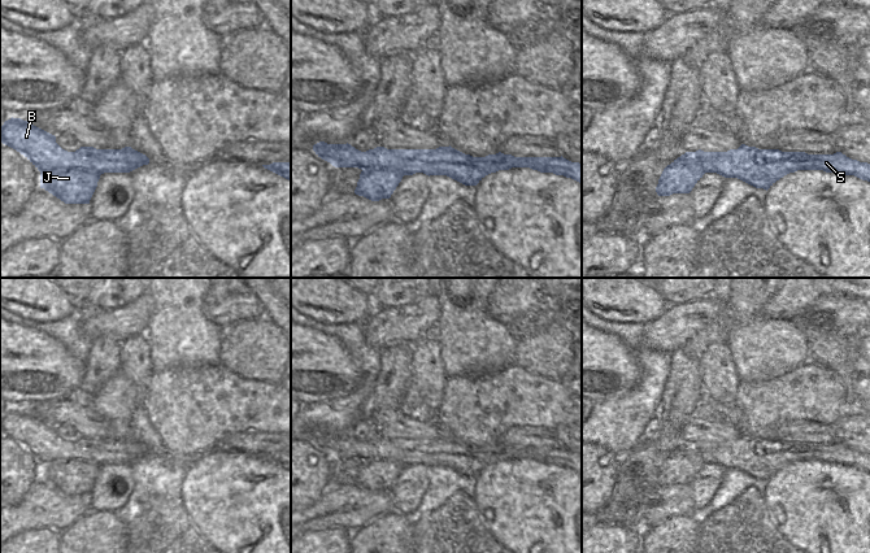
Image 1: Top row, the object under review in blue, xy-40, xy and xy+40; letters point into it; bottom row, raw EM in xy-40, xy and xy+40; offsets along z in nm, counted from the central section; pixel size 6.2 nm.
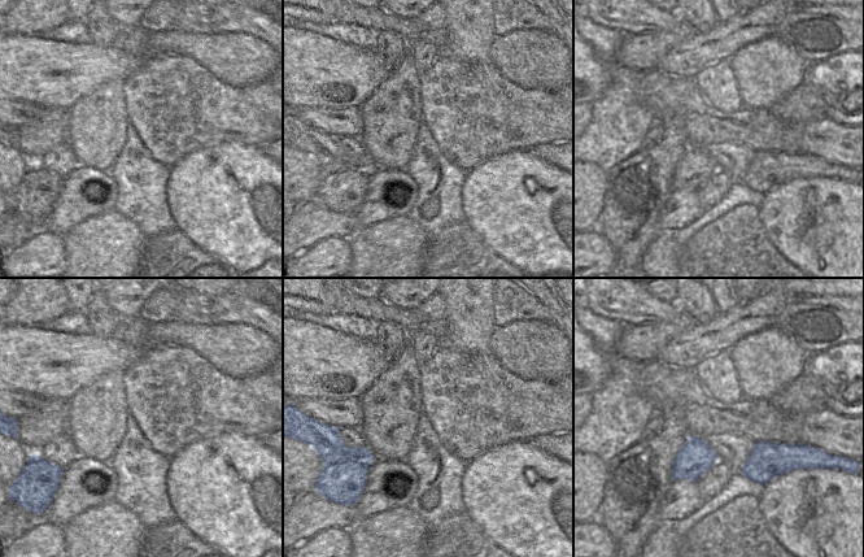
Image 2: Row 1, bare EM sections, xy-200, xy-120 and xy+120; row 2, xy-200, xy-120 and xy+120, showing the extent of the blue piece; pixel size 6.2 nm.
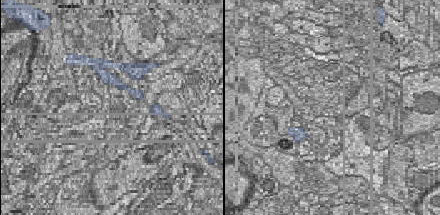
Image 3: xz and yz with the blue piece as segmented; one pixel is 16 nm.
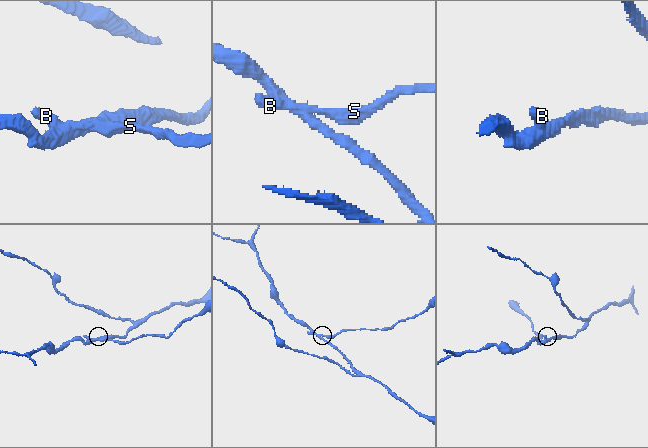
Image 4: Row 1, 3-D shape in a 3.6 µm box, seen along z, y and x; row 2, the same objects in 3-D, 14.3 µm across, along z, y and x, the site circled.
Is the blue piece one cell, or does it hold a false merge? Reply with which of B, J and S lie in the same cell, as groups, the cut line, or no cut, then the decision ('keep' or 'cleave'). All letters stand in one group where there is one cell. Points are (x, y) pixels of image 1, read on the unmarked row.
B S / J | xy-40 (40, 462), (90, 461), (100, 465) | cleave

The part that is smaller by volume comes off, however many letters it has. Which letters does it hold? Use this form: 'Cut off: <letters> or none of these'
Cut off: B, S

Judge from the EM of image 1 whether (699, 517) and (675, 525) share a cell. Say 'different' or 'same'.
different

